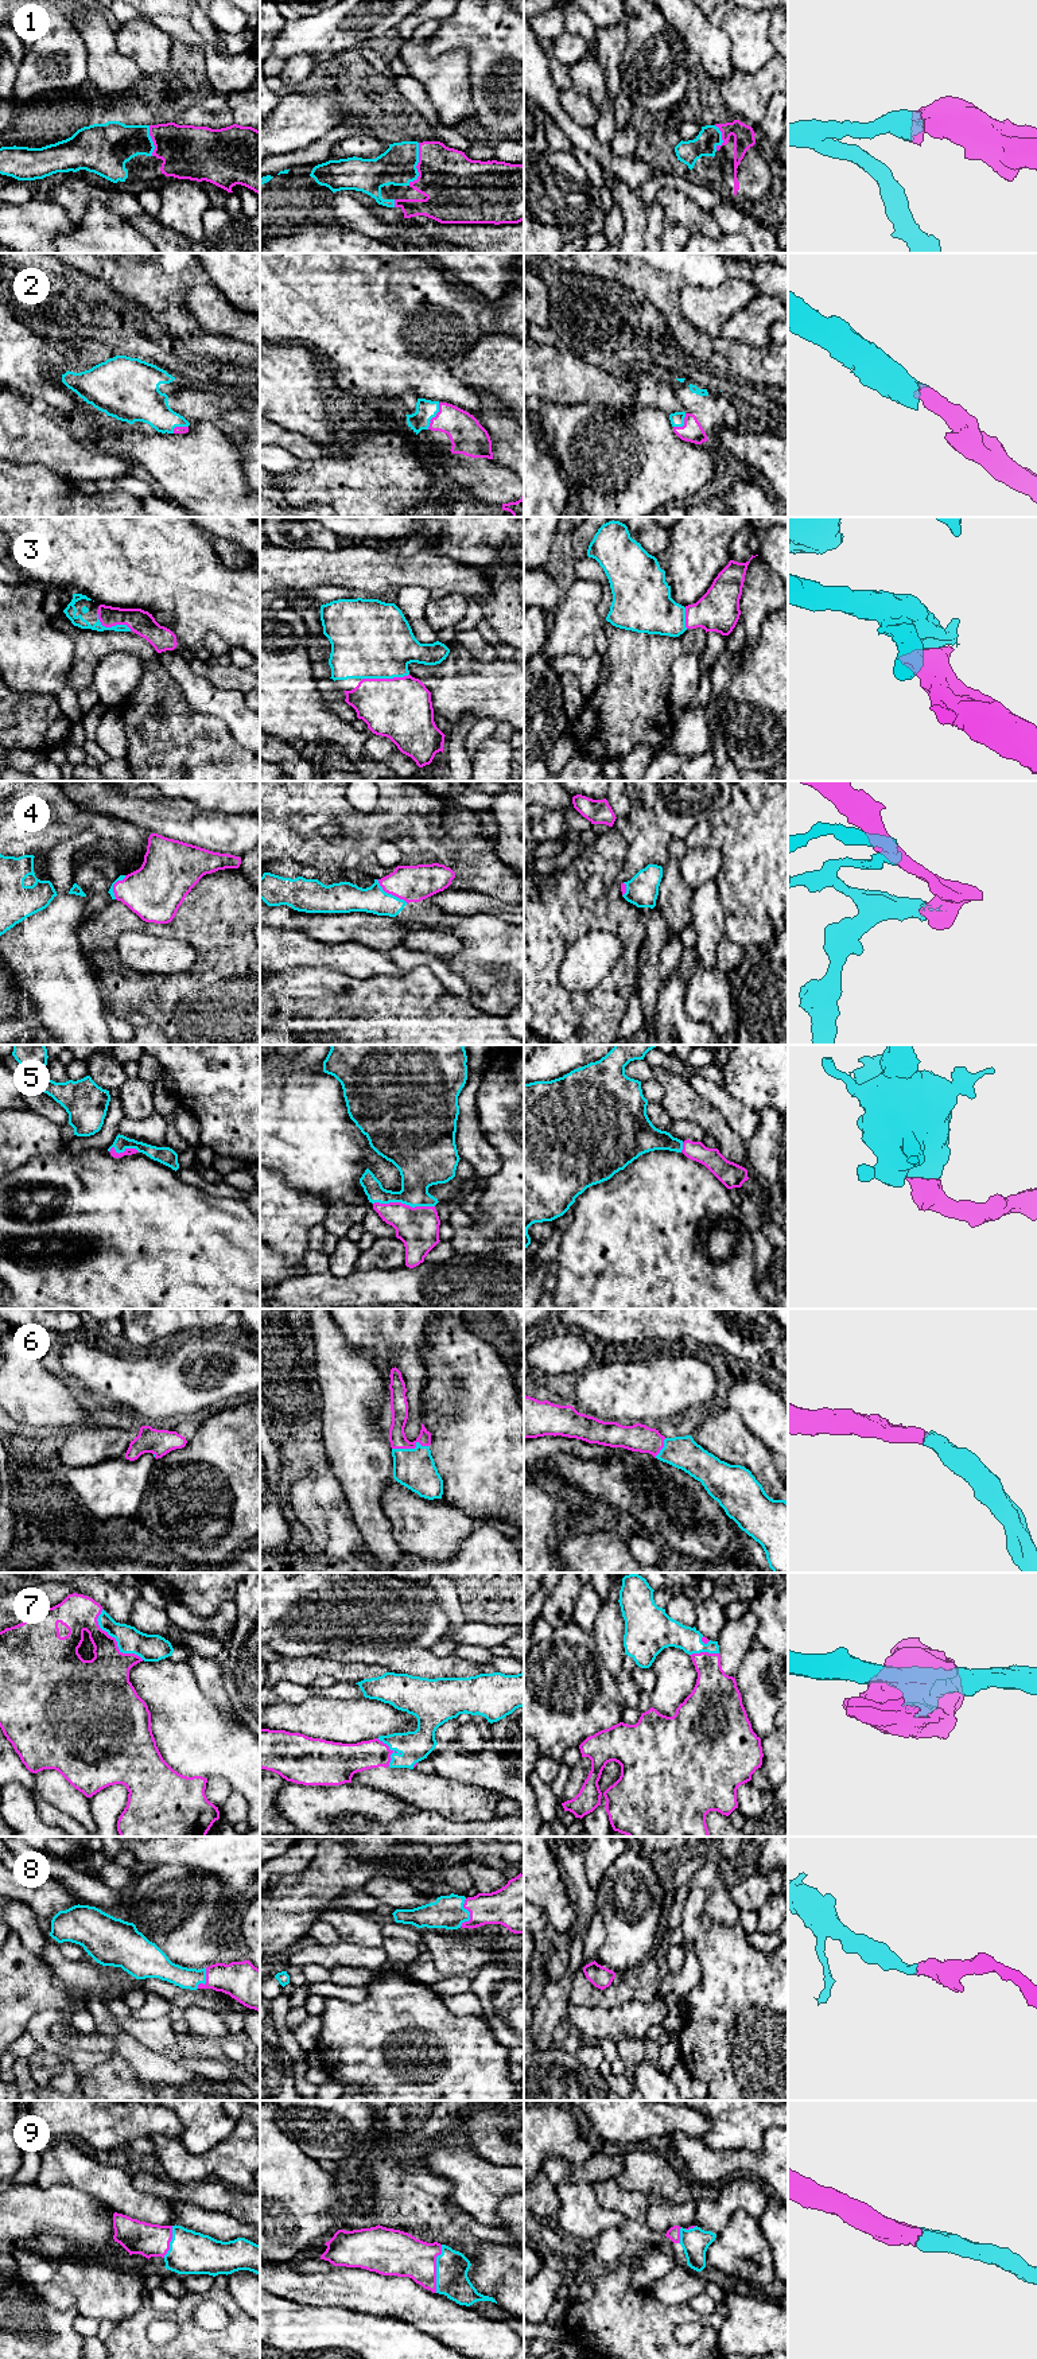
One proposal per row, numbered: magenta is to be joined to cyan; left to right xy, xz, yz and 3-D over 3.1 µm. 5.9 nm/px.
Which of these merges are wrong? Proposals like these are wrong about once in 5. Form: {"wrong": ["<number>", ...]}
{"wrong": []}

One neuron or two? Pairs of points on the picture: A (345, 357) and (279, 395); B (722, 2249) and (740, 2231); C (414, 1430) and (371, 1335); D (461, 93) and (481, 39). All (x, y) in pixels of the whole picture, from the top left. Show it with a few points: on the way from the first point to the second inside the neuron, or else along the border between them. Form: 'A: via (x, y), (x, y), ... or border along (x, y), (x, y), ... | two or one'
A: border along (314, 352), (327, 370) | two
B: via (726, 2245), (736, 2235) | one
C: via (414, 1405), (414, 1372), (396, 1355) | one
D: border along (446, 49), (467, 50), (469, 89), (473, 100) | two

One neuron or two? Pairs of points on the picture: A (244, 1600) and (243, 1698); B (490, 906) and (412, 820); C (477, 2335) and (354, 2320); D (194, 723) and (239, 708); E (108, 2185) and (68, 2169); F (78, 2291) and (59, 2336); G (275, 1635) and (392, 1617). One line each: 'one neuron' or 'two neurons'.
A: one neuron
B: two neurons
C: two neurons
D: two neurons
E: one neuron
F: two neurons
G: one neuron

